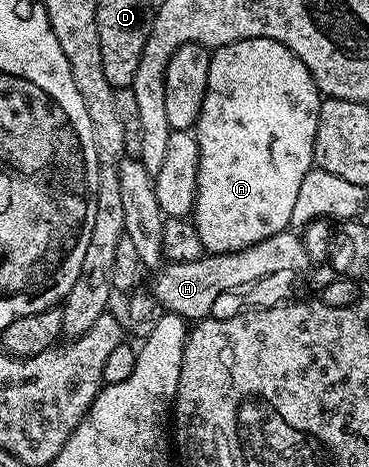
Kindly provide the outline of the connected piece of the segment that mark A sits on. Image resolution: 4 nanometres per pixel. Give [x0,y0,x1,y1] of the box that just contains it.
[192,38,323,254]

